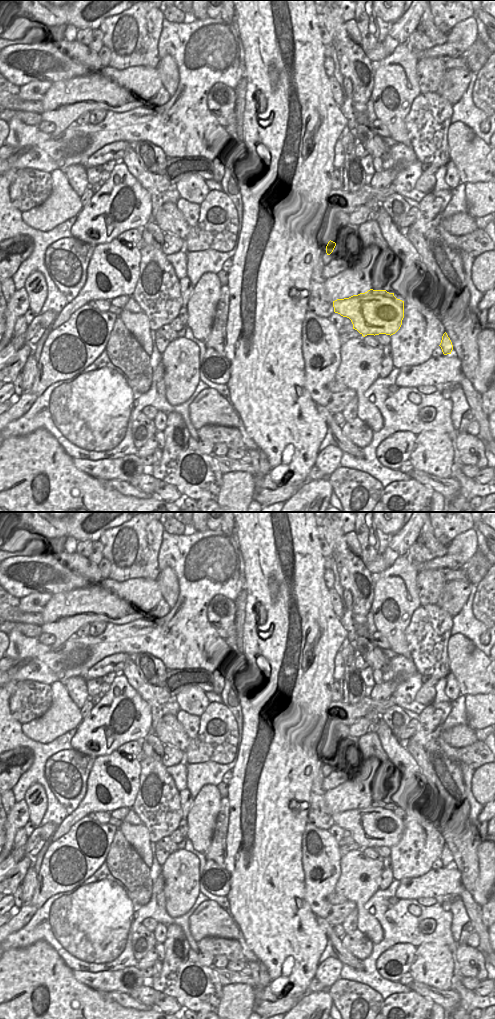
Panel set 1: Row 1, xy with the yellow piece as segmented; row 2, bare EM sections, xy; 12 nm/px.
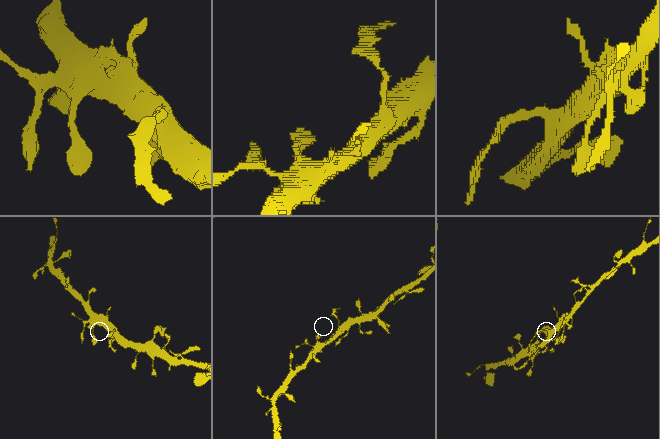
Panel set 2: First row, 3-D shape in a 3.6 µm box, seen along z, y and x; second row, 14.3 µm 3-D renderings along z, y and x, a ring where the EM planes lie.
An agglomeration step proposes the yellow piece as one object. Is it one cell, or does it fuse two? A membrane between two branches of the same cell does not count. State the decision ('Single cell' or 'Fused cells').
Fused cells.

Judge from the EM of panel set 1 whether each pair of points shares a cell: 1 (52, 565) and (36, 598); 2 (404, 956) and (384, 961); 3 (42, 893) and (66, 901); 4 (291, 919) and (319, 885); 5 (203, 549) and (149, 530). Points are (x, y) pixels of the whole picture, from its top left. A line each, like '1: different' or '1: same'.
1: different
2: same
3: different
4: different
5: different

